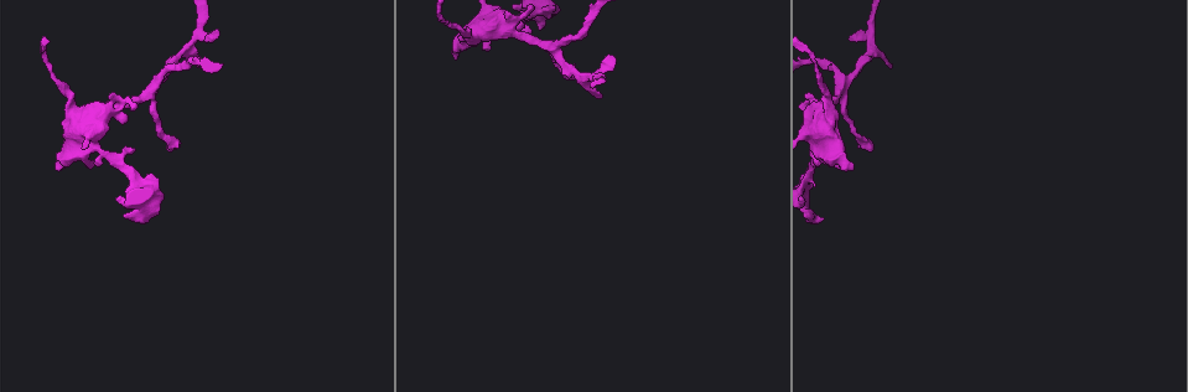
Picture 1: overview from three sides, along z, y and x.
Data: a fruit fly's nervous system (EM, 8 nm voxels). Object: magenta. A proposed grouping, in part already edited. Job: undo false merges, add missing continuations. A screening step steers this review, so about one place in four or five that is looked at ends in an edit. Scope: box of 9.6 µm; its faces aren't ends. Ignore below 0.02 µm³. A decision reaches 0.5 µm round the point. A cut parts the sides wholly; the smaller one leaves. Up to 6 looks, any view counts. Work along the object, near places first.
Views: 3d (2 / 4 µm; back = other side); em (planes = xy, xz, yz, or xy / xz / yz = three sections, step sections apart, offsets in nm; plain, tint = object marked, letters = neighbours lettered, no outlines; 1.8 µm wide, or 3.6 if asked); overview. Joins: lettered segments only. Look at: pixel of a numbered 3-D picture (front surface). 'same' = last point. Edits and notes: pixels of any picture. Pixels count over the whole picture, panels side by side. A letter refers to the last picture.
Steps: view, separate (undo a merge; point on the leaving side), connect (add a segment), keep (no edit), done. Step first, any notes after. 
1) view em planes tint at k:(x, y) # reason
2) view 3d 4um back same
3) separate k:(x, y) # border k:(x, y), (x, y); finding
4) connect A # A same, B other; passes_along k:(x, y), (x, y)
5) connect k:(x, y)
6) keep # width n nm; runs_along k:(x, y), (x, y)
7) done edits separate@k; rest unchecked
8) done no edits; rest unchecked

view em yz step 16 tint at 1:(462, 32)

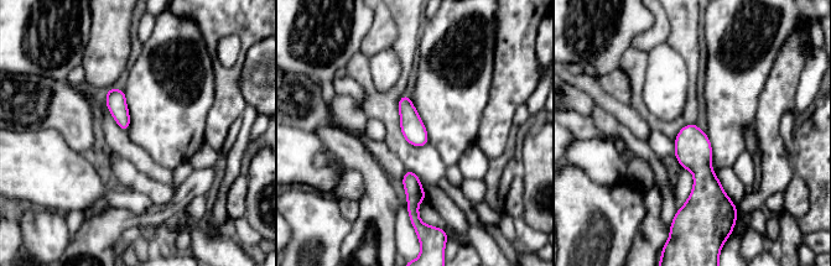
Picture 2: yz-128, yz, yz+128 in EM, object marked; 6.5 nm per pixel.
view em planes letters same

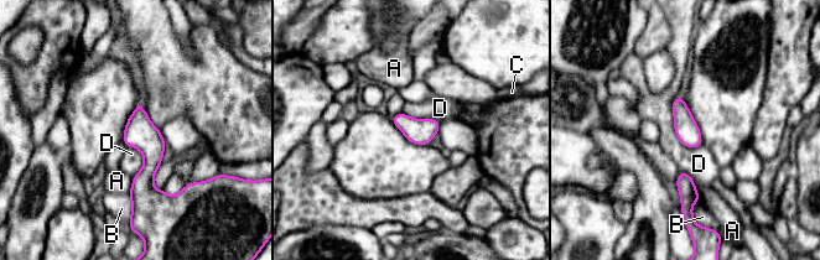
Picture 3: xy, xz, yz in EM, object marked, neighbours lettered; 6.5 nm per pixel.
keep # A other, B other, C other, D other; border 3:(676, 95), (674, 134), (699, 147); continuous, no second neuron

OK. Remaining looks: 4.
view 3d 2um at 1:(488, 48)

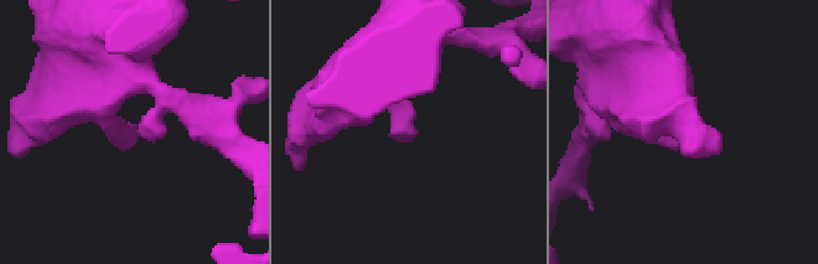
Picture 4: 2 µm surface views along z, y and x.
view em xy step 8 tint at 4:(411, 140) # need the tissue

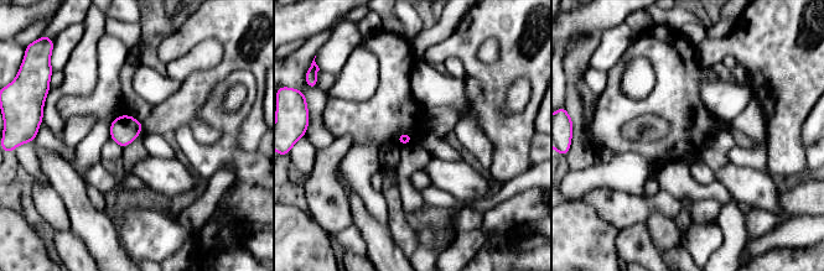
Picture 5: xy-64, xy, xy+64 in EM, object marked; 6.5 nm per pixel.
view em planes letters same

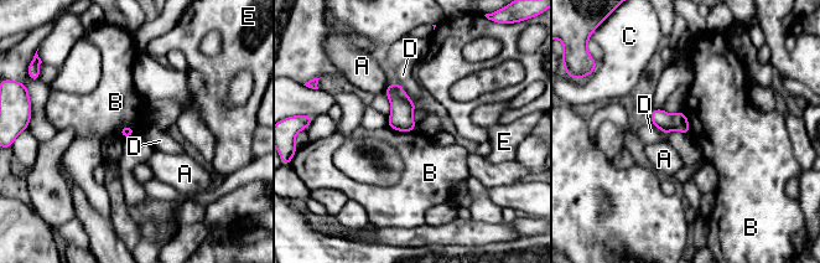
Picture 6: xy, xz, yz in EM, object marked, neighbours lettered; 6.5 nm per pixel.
keep # longest_contact D 220 nm; A other, B other, C other, D other, E other; no lettered segment goes on from it

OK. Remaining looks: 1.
done no edits; rest unchecked

